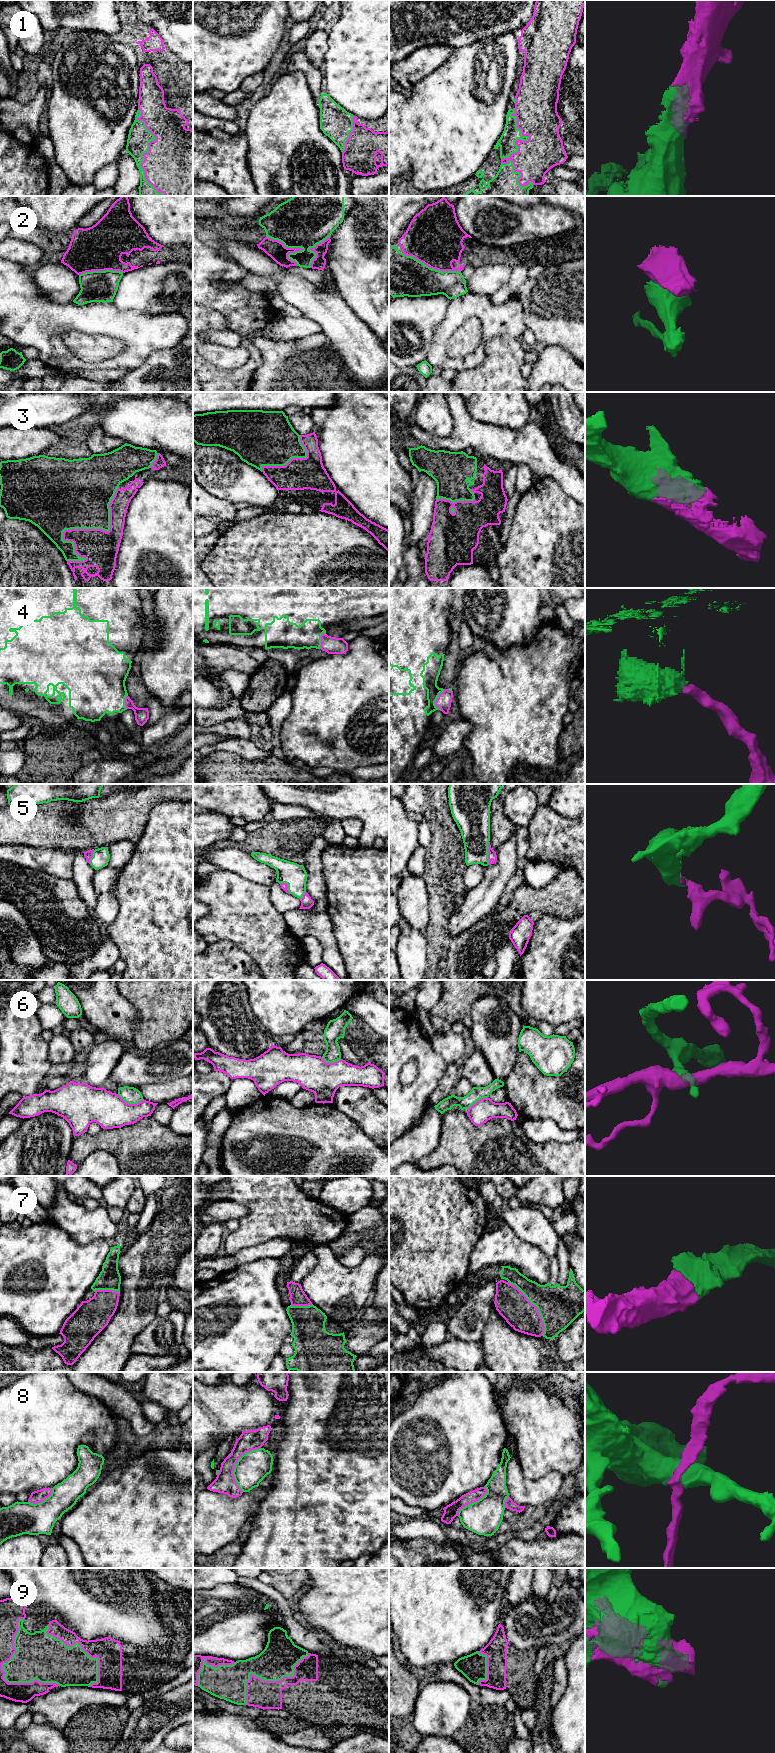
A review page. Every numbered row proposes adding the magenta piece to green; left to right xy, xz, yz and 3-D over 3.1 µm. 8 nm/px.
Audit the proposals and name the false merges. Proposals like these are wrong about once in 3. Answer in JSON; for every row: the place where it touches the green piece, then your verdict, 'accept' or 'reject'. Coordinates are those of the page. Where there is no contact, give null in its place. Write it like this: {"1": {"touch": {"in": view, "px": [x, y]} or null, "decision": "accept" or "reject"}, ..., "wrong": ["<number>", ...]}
{"1": {"touch": {"in": "yz", "px": [514, 143]}, "decision": "accept"}, "2": {"touch": {"in": "xz", "px": [297, 247]}, "decision": "reject"}, "3": {"touch": {"in": "xy", "px": [81, 528]}, "decision": "accept"}, "4": {"touch": {"in": "yz", "px": [436, 699]}, "decision": "accept"}, "5": {"touch": {"in": "yz", "px": [487, 853]}, "decision": "accept"}, "6": {"touch": {"in": "xy", "px": [130, 1103]}, "decision": "reject"}, "7": {"touch": {"in": "yz", "px": [536, 1306]}, "decision": "accept"}, "8": {"touch": {"in": "xz", "px": [235, 1464]}, "decision": "reject"}, "9": {"touch": {"in": "xy", "px": [4, 1675]}, "decision": "accept"}, "wrong": ["2", "6", "8"]}

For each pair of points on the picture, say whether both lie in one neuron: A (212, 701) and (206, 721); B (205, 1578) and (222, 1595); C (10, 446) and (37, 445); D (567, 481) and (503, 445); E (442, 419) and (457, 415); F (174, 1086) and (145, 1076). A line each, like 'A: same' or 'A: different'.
A: different
B: different
C: same
D: same
E: different
F: different

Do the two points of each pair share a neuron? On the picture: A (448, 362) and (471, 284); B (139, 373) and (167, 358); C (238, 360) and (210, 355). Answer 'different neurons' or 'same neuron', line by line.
A: different neurons
B: same neuron
C: same neuron

